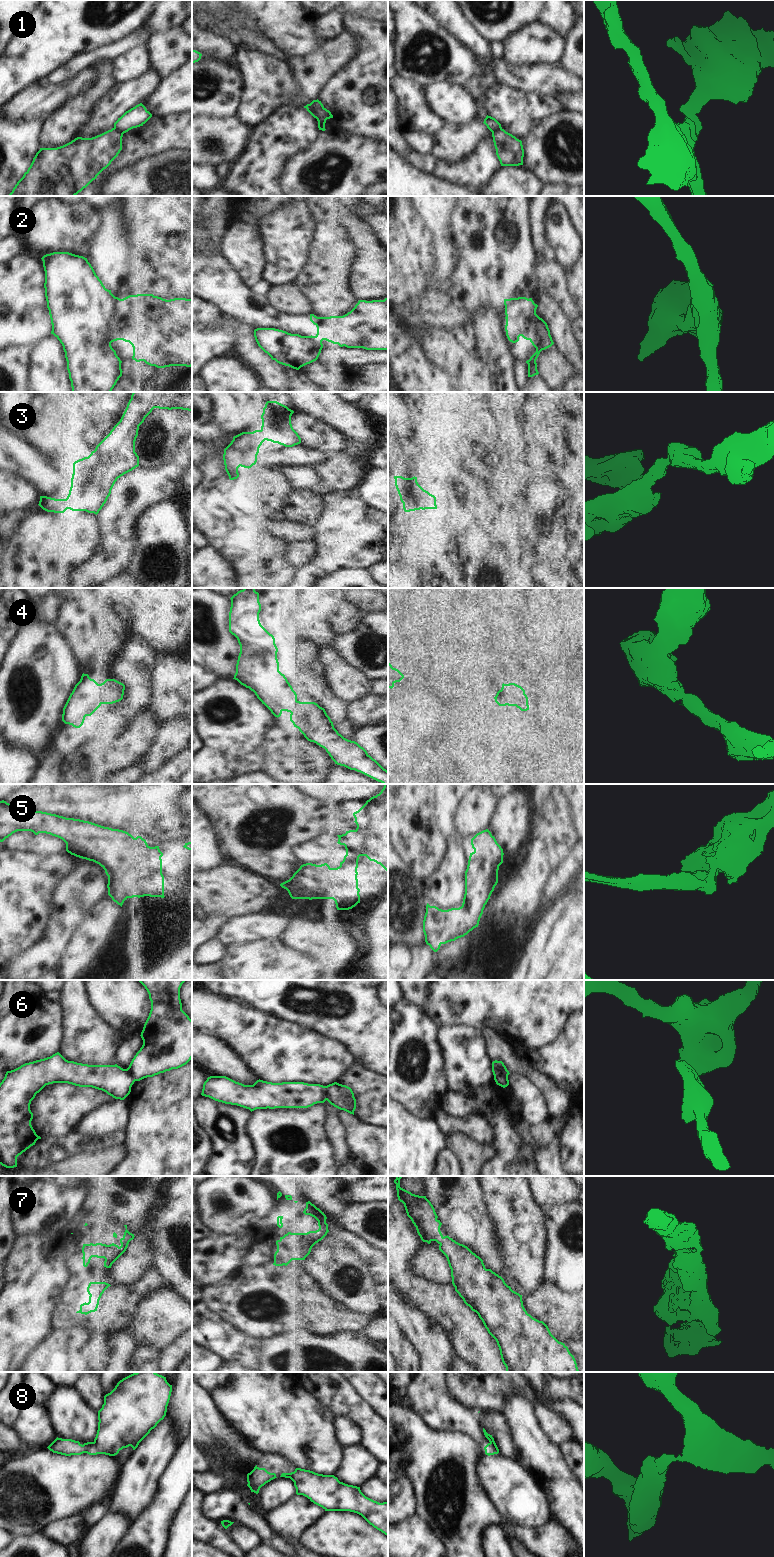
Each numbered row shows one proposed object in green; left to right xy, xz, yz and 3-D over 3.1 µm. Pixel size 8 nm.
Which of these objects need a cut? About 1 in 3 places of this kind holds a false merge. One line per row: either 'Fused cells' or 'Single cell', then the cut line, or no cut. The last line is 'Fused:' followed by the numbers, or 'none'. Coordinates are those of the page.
1: Fused cells. Split along xz (309, 104), (316, 117)
2: Fused cells. Split along xy (117, 298), (115, 301), (115, 313), (117, 336), (120, 339)
3: Single cell. No split
4: Single cell. No split
5: Single cell. No split
6: Fused cells. Split along xz (327, 1086), (325, 1099)
7: Single cell. No split
8: Fused cells. Split along xy (93, 1442), (98, 1453)
Fused: 1, 2, 6, 8.

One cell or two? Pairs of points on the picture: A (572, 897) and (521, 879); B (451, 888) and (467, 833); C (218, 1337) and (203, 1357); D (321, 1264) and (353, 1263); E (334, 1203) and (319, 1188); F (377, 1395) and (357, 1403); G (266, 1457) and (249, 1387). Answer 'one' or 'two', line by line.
A: two
B: two
C: two
D: one
E: one
F: two
G: two

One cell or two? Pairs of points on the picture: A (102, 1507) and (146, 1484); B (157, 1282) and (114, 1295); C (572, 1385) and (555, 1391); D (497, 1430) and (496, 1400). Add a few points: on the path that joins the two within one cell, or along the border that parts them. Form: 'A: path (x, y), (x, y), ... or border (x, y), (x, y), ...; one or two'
A: border (112, 1493), (108, 1512); two
B: path (146, 1285), (133, 1295), (125, 1295); one
C: path (568, 1389), (559, 1389); one
D: border (480, 1410), (493, 1410), (501, 1413); two

